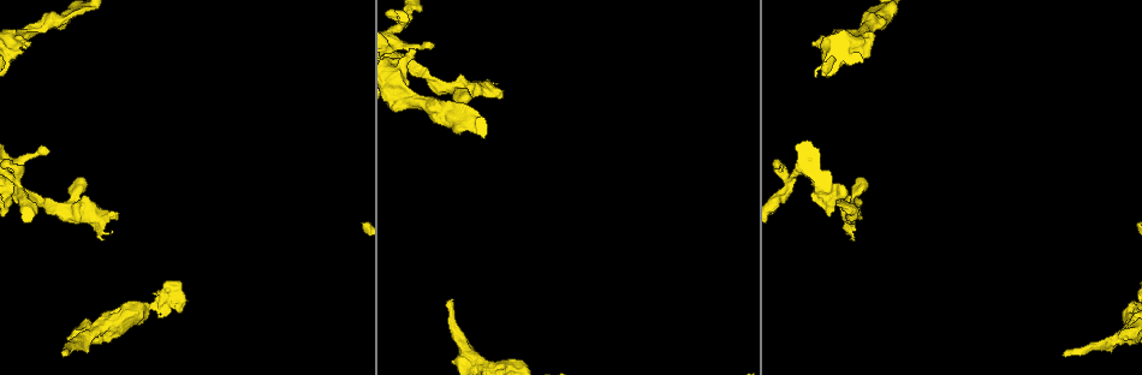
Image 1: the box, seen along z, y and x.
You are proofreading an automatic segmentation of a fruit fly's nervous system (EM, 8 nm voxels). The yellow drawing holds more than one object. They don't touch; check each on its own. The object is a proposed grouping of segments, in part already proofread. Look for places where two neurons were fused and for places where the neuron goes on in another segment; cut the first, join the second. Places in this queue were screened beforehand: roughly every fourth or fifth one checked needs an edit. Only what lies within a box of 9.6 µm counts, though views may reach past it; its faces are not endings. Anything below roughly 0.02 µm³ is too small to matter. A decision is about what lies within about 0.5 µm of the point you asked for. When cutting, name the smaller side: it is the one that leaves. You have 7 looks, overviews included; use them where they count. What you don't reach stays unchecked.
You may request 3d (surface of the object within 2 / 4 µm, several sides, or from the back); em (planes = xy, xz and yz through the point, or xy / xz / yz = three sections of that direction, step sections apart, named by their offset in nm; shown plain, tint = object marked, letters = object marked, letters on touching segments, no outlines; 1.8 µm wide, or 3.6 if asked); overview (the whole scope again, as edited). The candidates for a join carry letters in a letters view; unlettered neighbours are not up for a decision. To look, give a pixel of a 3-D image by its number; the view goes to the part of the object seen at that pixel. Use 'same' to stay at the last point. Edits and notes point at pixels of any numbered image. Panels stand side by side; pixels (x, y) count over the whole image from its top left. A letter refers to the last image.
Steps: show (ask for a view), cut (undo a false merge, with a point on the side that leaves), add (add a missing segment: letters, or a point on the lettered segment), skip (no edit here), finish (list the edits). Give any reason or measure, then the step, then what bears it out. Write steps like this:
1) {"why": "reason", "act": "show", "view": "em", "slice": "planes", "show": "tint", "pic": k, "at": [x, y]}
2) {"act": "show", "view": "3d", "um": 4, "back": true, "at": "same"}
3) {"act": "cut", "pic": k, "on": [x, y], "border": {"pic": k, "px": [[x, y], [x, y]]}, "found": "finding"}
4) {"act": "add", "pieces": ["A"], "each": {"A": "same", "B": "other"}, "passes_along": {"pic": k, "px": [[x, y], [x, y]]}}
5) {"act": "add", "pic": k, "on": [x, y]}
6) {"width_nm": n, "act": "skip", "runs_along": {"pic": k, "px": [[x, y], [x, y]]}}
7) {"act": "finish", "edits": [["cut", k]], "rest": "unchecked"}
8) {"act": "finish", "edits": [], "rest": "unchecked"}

{"why": "tapers out", "act": "show", "view": "em", "slice": "xy", "step": 4, "show": "plain", "pic": 1, "at": [27, 43]}

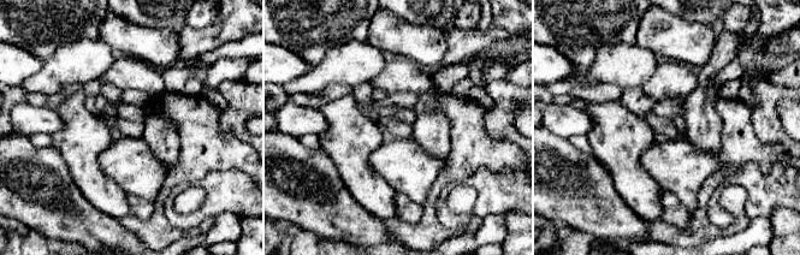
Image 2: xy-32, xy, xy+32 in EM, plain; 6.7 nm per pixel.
{"why": "see the neighbours", "act": "show", "view": "em", "slice": "xy", "step": 4, "show": "letters", "at": "same"}

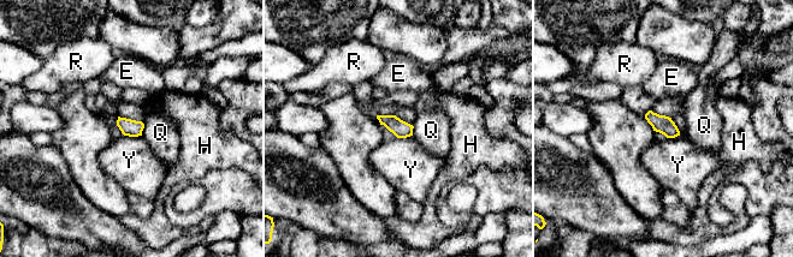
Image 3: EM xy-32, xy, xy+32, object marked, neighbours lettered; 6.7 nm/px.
{"act": "skip", "each": {"E": "other", "H": "other", "Q": "other", "R": "other", "Y": "other"}, "found": "no lettered segment goes on from it"}

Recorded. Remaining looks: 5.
{"why": "sudden change in width", "act": "show", "view": "em", "slice": "planes", "show": "tint", "pic": 1, "at": [788, 176]}

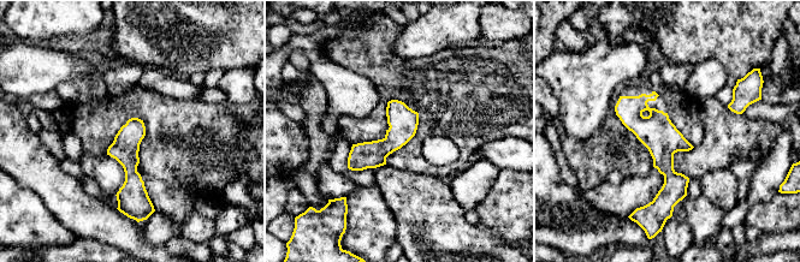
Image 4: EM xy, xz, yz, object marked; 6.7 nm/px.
{"act": "show", "view": "em", "slice": "planes", "show": "letters", "at": "same"}

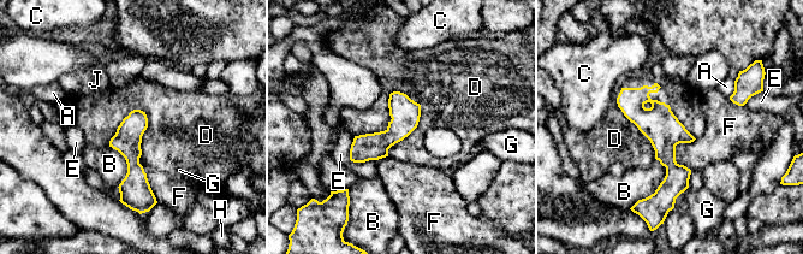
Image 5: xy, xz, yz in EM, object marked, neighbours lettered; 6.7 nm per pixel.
{"width_nm": 190, "act": "skip", "each": {"A": "other", "B": "other", "C": "other", "D": "other", "E": "other", "F": "other", "G": "other", "H": "other", "J": "other"}, "runs_along": {"pic": 5, "px": [[624, 90], [665, 133], [665, 199]]}, "found": "all the same neuron"}

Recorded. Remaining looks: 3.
{"why": "long arm stops here", "act": "show", "view": "em", "um": 3.6, "slice": "planes", "show": "tint", "pic": 1, "at": [62, 354]}

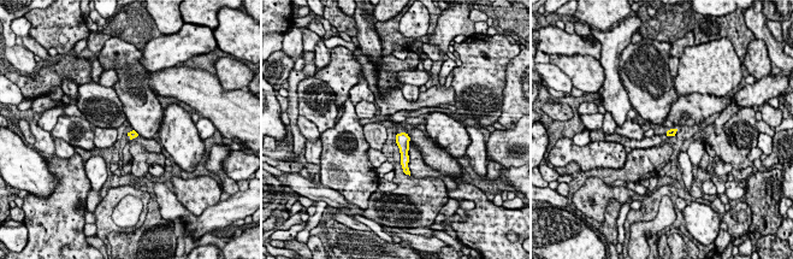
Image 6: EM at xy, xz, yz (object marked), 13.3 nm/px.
{"why": "what lies round it", "act": "show", "view": "em", "um": 3.6, "slice": "planes", "show": "letters", "at": "same"}

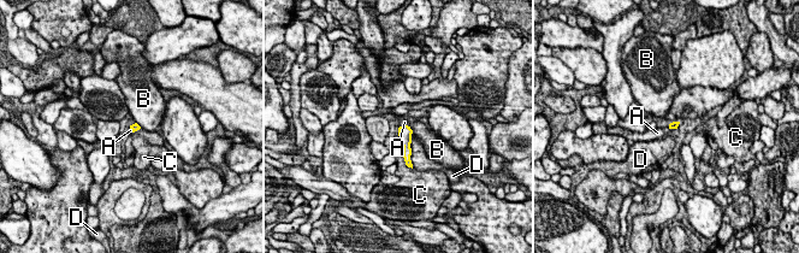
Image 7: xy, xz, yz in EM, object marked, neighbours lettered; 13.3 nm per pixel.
{"act": "add", "pieces": ["A"], "each": {"A": "same", "B": "other", "C": "other", "D": "other"}, "found": "the neuron continues"}

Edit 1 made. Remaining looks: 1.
{"act": "finish", "edits": [["add", 7]], "rest": "unchecked"}

